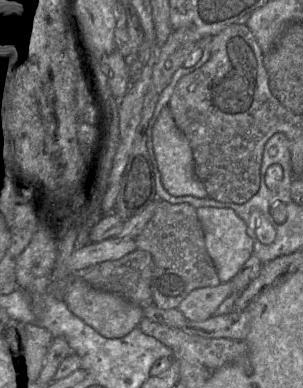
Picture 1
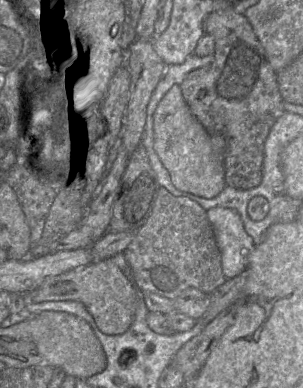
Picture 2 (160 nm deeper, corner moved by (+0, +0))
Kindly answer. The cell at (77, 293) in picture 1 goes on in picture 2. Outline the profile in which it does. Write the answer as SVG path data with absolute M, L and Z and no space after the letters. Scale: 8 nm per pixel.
M115 258L93 261L82 268L48 277L37 289L26 294L34 303L65 300L83 303L98 329L107 335L120 335L129 329L140 297L129 274L120 267Z

